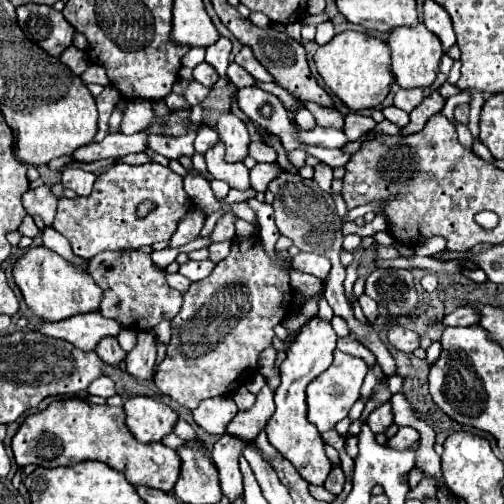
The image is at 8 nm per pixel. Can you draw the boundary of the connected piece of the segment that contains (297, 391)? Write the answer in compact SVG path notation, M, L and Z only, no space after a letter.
M312 318L302 332L296 336L296 342L290 346L284 364L280 366L280 386L276 390L276 410L266 424L266 434L270 444L292 462L300 476L310 484L324 484L330 470L334 468L326 456L326 442L322 440L318 428L306 418L306 386L322 374L332 364L332 352L336 348L336 332L330 322L320 322Z

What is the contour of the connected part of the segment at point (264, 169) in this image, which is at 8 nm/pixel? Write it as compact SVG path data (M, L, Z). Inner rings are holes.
M256 164L250 170L250 184L254 190L262 190L266 192L266 186L272 178L276 178L276 174L280 174L278 168L274 168L272 164Z

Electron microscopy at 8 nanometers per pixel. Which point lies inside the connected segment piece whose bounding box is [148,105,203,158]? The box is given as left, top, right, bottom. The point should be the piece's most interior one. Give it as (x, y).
(170, 146)

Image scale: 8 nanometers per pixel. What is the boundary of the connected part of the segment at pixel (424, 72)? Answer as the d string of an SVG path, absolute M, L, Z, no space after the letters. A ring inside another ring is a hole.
M422 22L414 28L394 28L390 32L388 46L392 50L392 74L402 88L426 88L436 80L440 58L444 54L442 42L436 34L430 34Z

